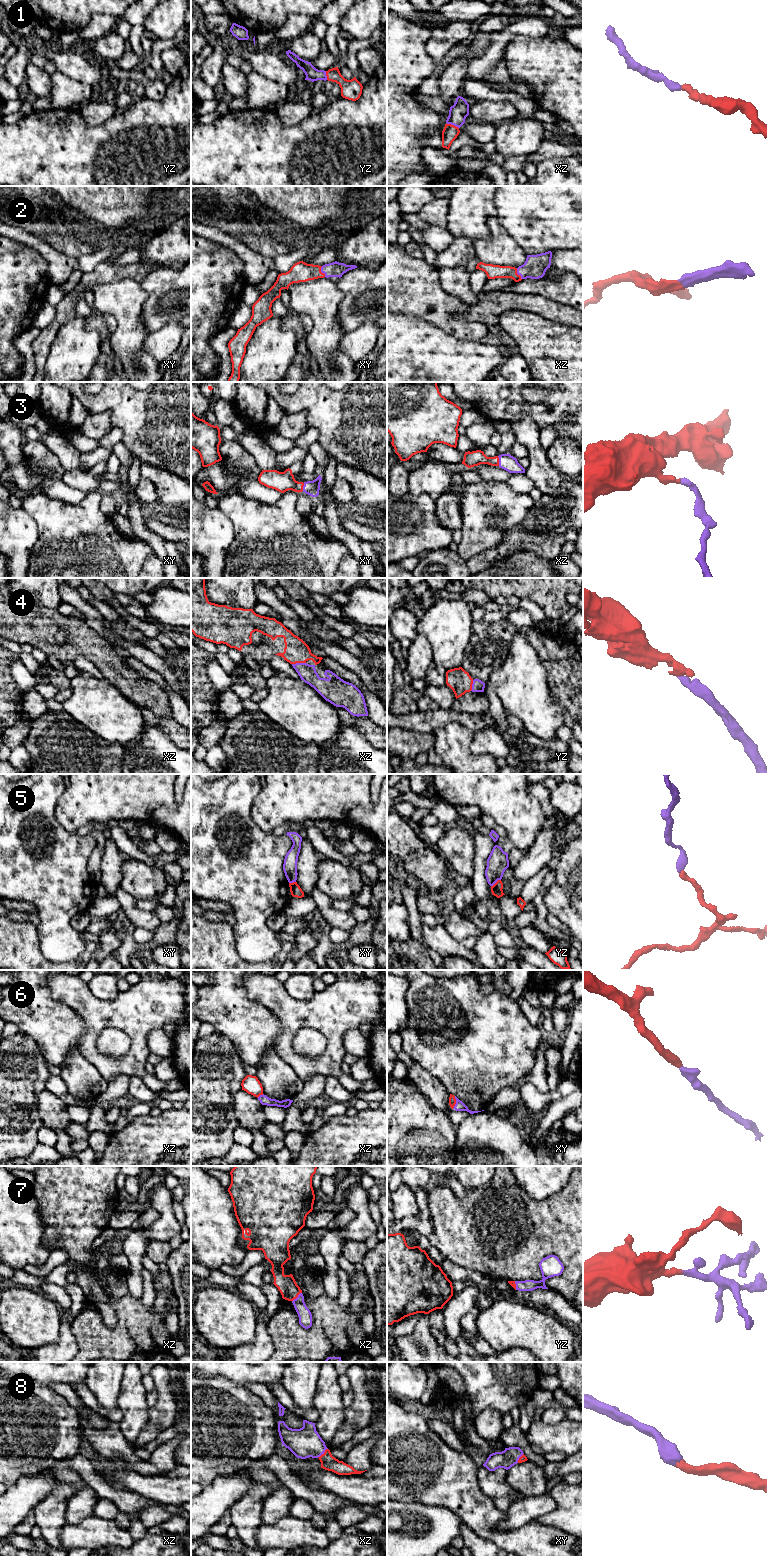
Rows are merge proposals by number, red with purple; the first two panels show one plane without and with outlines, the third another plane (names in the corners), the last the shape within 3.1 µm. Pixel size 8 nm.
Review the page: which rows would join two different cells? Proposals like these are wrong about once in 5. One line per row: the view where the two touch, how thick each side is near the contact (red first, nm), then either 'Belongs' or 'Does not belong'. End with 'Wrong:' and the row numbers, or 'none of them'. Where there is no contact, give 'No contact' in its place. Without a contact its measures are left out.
1: Touches red in xz. Thickness 130 nm (red) against 150 nm. Belongs
2: Touches red in xz. Thickness 110 nm (red) against 190 nm. Belongs
3: Touches red in xz. Thickness 120 nm (red) against 130 nm. Belongs
4: Touches red in xz. Thickness 190 nm (red) against 140 nm. Belongs
5: Touches red in yz. Thickness 90 nm (red) against 170 nm. Does not belong
6: Touches red in xy. Thickness 60 nm (red) against 80 nm. Belongs
7: Touches red in xz. Thickness 160 nm (red) against 110 nm. Belongs
8: Touches red in xz. Thickness 120 nm (red) against 240 nm. Belongs
Wrong: 5

